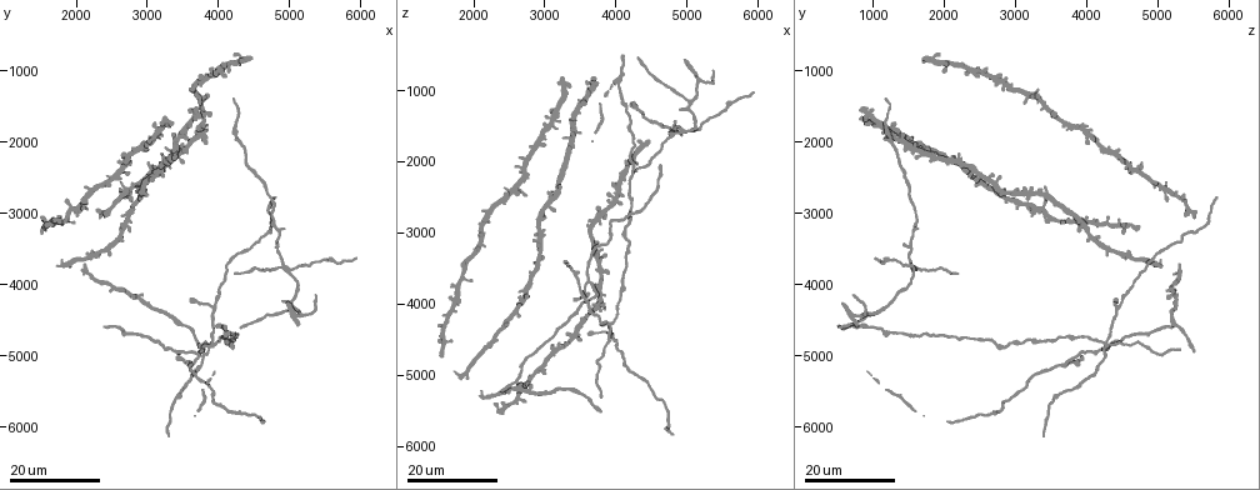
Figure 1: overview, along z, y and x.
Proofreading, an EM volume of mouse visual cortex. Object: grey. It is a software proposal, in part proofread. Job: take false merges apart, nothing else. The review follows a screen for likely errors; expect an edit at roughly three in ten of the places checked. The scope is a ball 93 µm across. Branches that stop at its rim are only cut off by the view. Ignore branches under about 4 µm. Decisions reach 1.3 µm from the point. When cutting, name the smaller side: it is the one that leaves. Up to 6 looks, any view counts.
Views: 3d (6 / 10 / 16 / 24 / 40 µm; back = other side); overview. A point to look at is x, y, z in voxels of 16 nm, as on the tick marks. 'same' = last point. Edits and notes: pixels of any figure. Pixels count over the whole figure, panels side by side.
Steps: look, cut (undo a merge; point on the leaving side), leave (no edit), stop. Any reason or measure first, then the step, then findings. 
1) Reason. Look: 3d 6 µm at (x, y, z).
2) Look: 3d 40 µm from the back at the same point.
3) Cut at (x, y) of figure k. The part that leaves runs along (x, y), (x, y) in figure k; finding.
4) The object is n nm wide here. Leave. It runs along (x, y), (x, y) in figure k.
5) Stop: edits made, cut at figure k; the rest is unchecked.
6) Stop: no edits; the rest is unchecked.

Three arms meet. Look: 3d 24 µm at (3650, 5100, 3700).

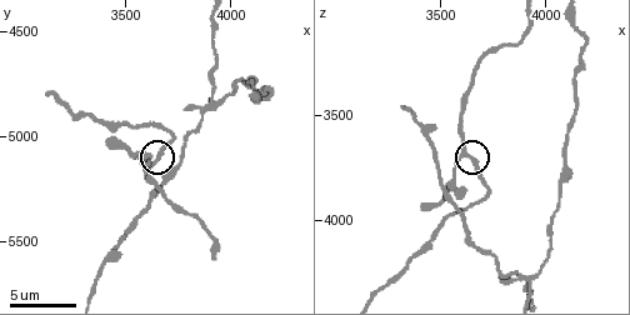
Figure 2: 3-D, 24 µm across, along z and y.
Look: 3d 10 µm at (3620, 5120, 3670).

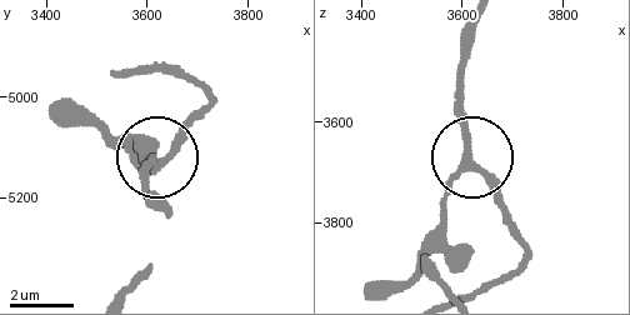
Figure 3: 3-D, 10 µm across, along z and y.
The side arm is 39 µm long. Leave. Continuous, no second cell.

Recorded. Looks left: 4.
Two arms in line, one across. Look: 3d 16 µm at (3950, 4300, 4400).

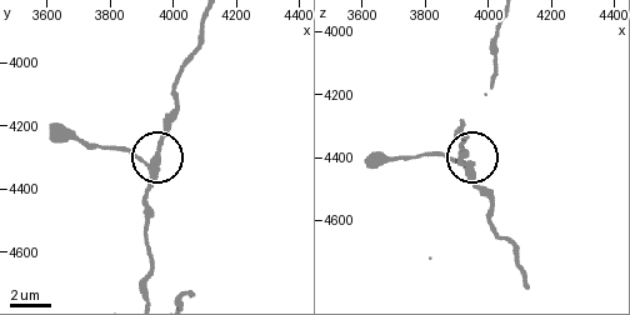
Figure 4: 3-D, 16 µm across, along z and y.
Look: 3d 10 µm at (3930, 4330, 4430).

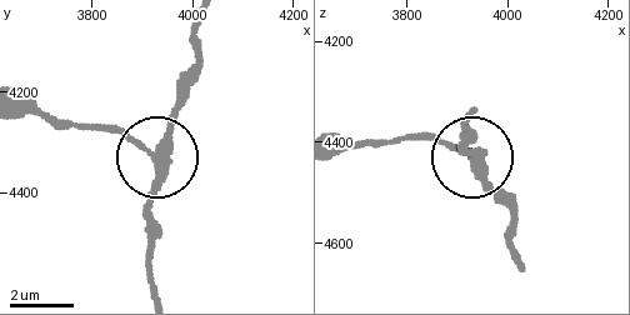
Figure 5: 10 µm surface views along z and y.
The side arm is 6 µm long; 3 arms meet here. Leave. All the same cell.

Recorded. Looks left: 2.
Four-way junction. Look: 3d 16 µm at (3900, 4850, 4250).

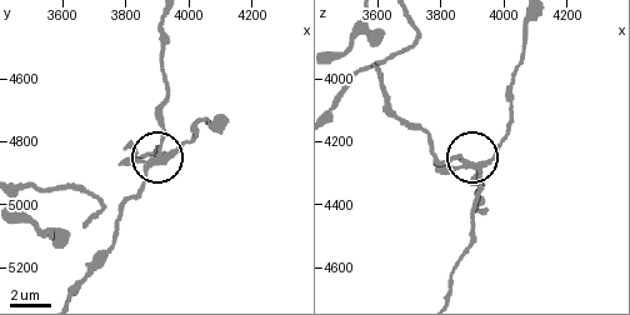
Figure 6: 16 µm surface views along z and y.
Look: 3d 6 µm at (3930, 4840, 4260).

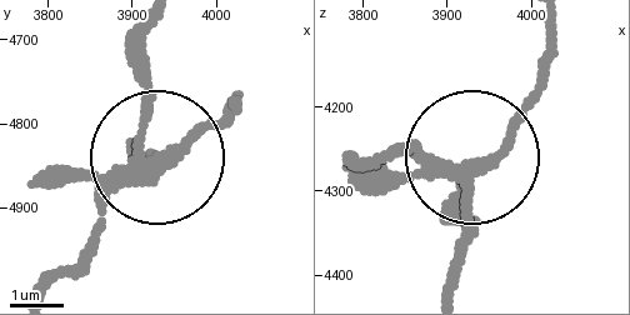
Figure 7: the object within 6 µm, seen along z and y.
4 arms meet here. Cut at (195, 139) of figure 7. The part that leaves runs along (130, 175), (233, 109) in figure 7; two cells meet here.

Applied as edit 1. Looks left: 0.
Stop: edits made, cut at figure 7; the rest is unchecked.

